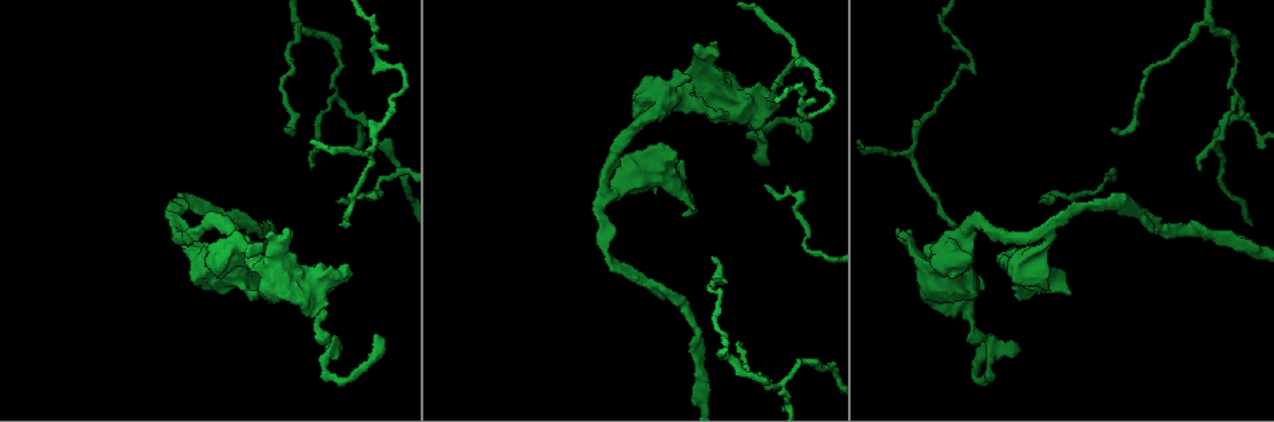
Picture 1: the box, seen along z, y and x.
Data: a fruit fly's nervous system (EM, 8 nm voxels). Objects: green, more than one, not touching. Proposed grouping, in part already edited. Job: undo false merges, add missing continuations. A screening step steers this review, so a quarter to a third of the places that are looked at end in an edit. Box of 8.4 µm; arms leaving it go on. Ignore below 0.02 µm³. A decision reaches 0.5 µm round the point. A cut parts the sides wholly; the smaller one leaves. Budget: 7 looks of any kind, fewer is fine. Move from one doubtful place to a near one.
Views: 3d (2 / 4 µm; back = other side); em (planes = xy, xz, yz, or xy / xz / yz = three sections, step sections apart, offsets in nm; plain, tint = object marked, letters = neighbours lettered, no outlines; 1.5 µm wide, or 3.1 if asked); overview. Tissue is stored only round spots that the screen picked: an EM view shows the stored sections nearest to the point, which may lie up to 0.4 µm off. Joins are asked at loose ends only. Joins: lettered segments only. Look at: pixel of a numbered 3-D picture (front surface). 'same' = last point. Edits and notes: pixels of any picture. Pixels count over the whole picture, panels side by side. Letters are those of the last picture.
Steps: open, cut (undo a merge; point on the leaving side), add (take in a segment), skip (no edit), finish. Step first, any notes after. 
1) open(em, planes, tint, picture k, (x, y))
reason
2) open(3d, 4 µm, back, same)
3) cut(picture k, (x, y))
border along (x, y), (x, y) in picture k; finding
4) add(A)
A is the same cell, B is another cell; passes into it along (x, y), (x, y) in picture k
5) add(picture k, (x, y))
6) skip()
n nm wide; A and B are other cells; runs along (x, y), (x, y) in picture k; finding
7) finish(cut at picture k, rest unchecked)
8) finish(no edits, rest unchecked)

open(em, yz, step 8, tint, picture 1, (604, 191))
sudden change in width

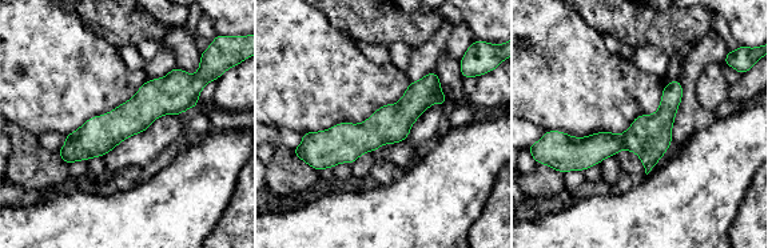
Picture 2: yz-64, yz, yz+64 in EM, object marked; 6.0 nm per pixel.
open(em, planes, letters, same)
another direction

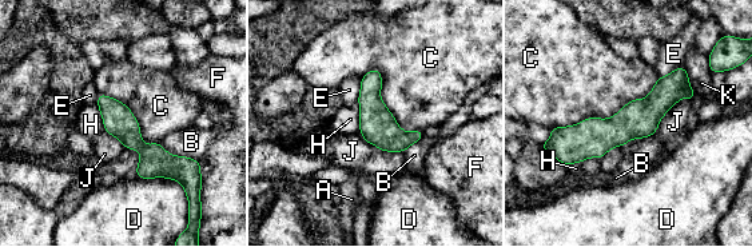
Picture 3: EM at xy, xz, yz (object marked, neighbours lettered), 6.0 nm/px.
skip()
A, B, C, D, E, F, H, J and K are other cells; border along (659, 75), (608, 118), (550, 128) in picture 3; one cell here

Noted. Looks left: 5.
open(3d, 4 µm, picture 1, (1203, 22))
sharp bend

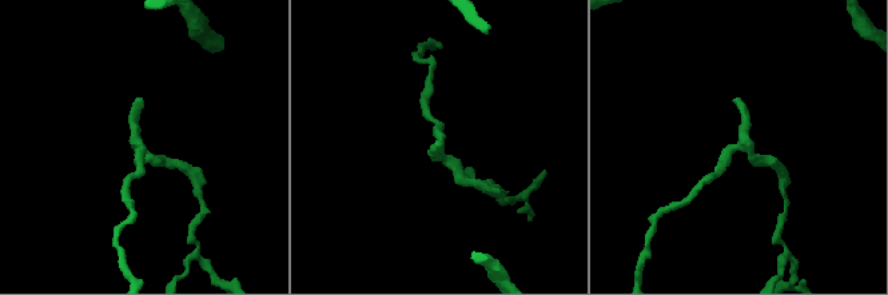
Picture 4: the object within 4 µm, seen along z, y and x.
open(em, xz, step 4, tint, picture 4, (737, 145))

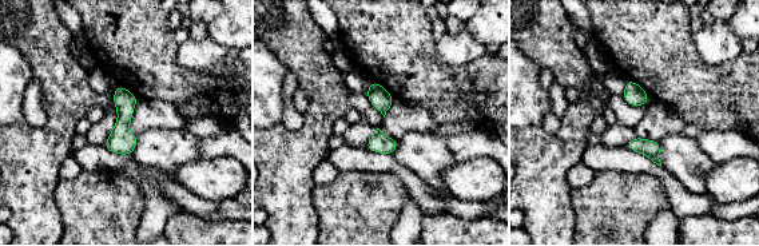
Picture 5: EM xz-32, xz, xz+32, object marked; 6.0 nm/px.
open(em, planes, letters, same)

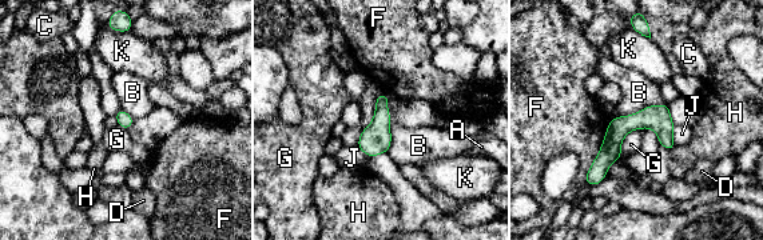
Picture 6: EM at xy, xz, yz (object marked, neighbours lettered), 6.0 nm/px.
skip()
F touches over 400 nm; A, B, C, D, F, G, H, J and K are other cells; runs along (664, 107), (630, 123), (589, 180) in picture 6; continuous, no second cell

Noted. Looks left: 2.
open(em, planes, letters, picture 1, (809, 140))
thin end

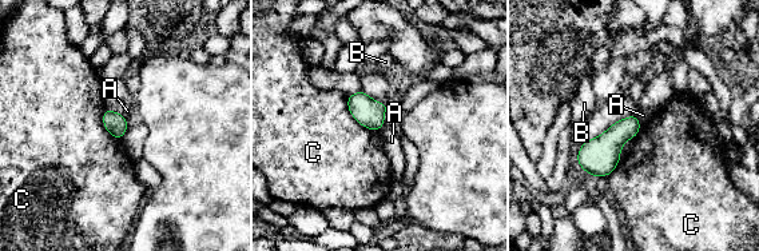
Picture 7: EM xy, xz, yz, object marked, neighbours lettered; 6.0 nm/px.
skip()
130 nm wide; A, B and C are other cells; border along (635, 114), (640, 126) in picture 7; none of them fits

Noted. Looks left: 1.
finish(no edits, rest unchecked)

